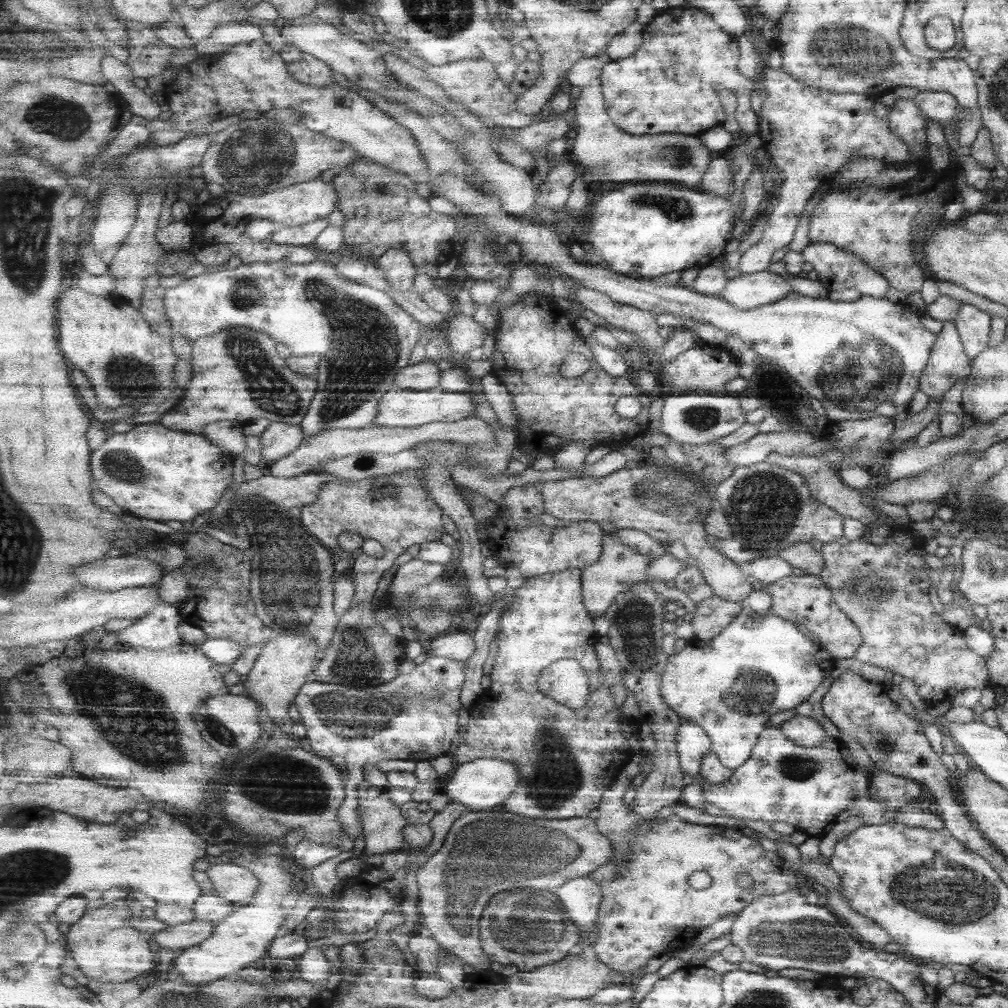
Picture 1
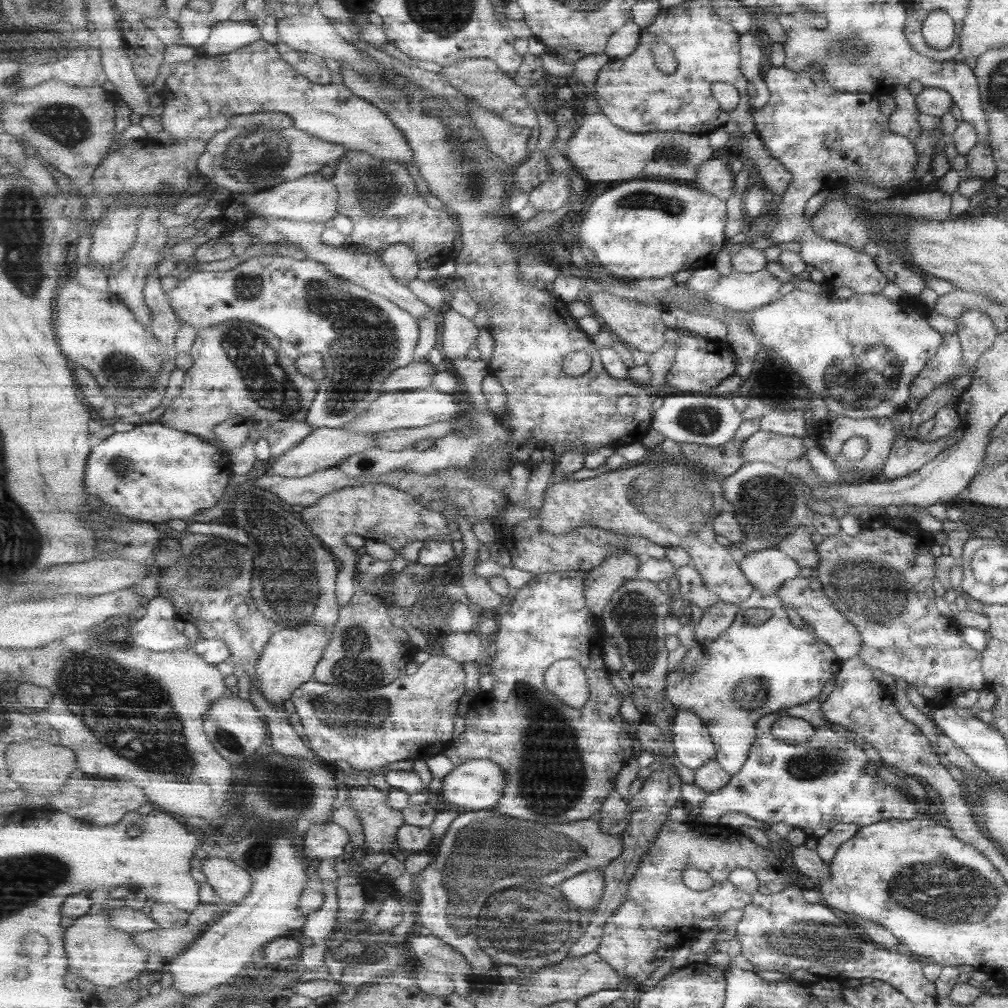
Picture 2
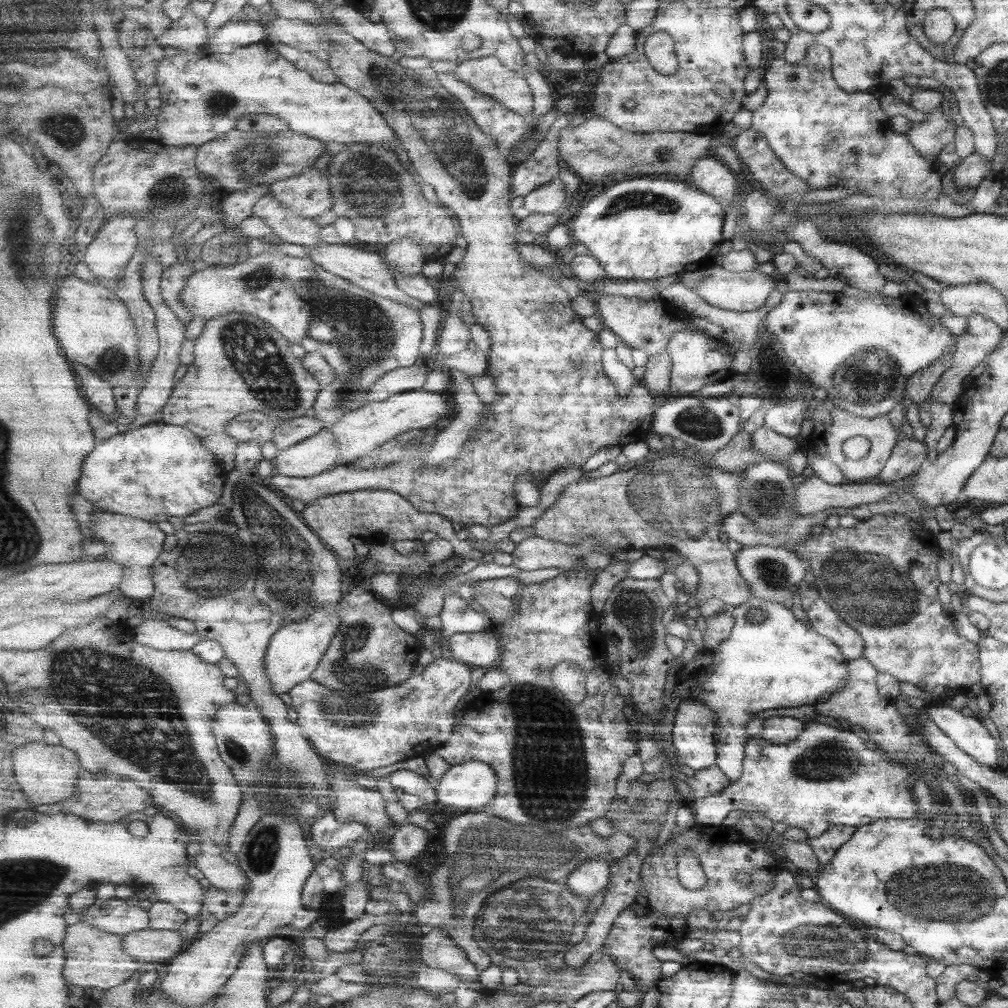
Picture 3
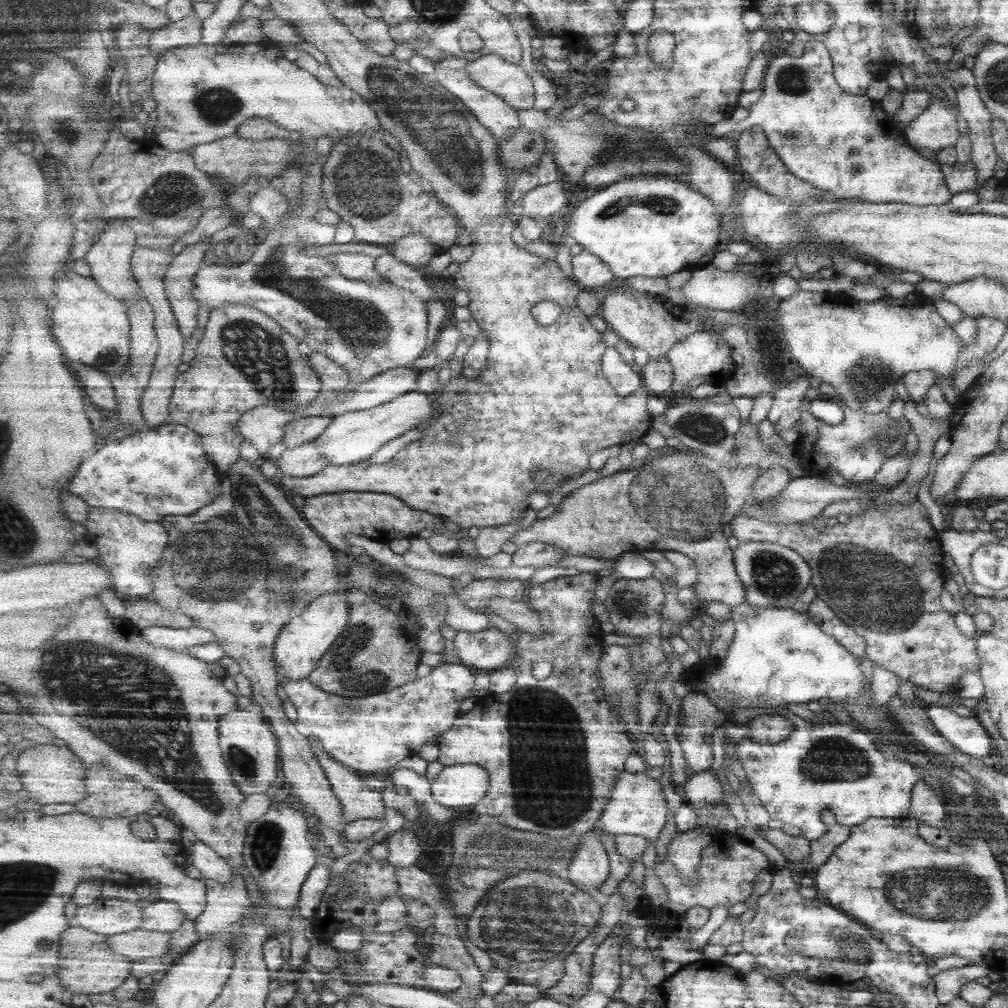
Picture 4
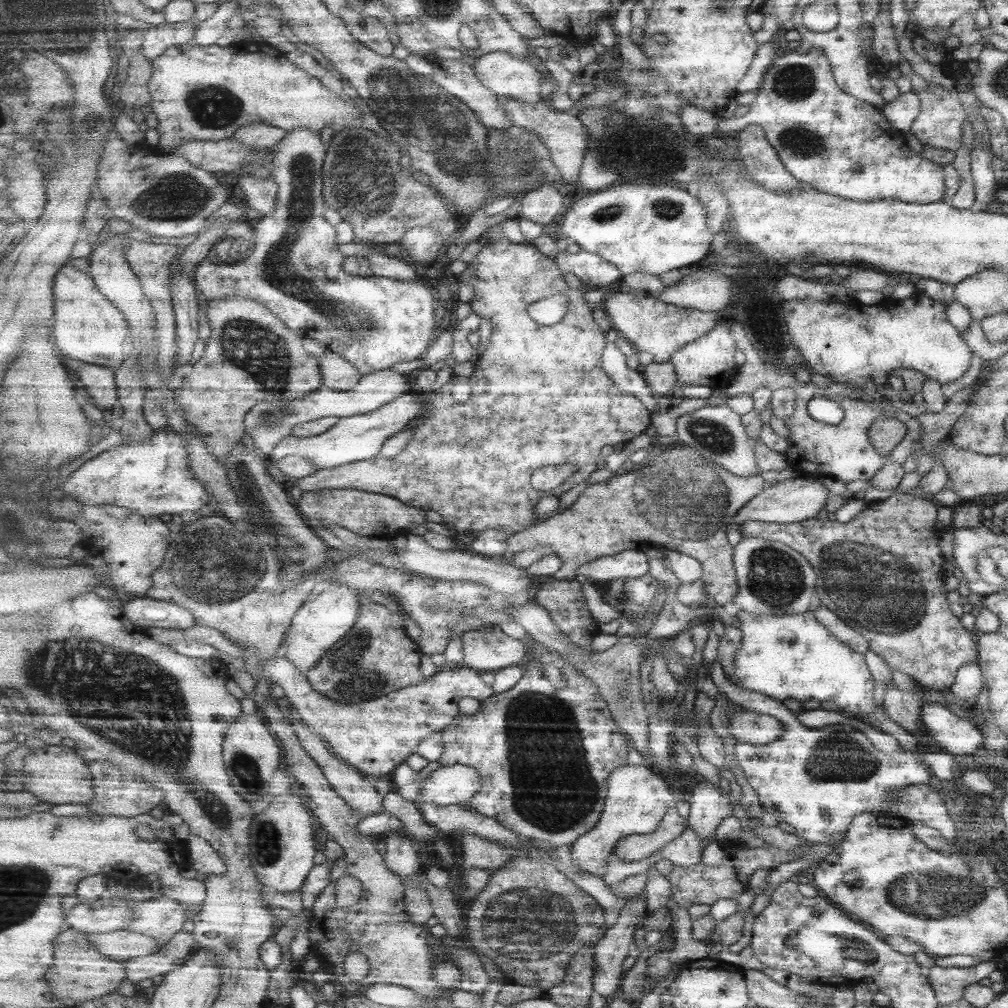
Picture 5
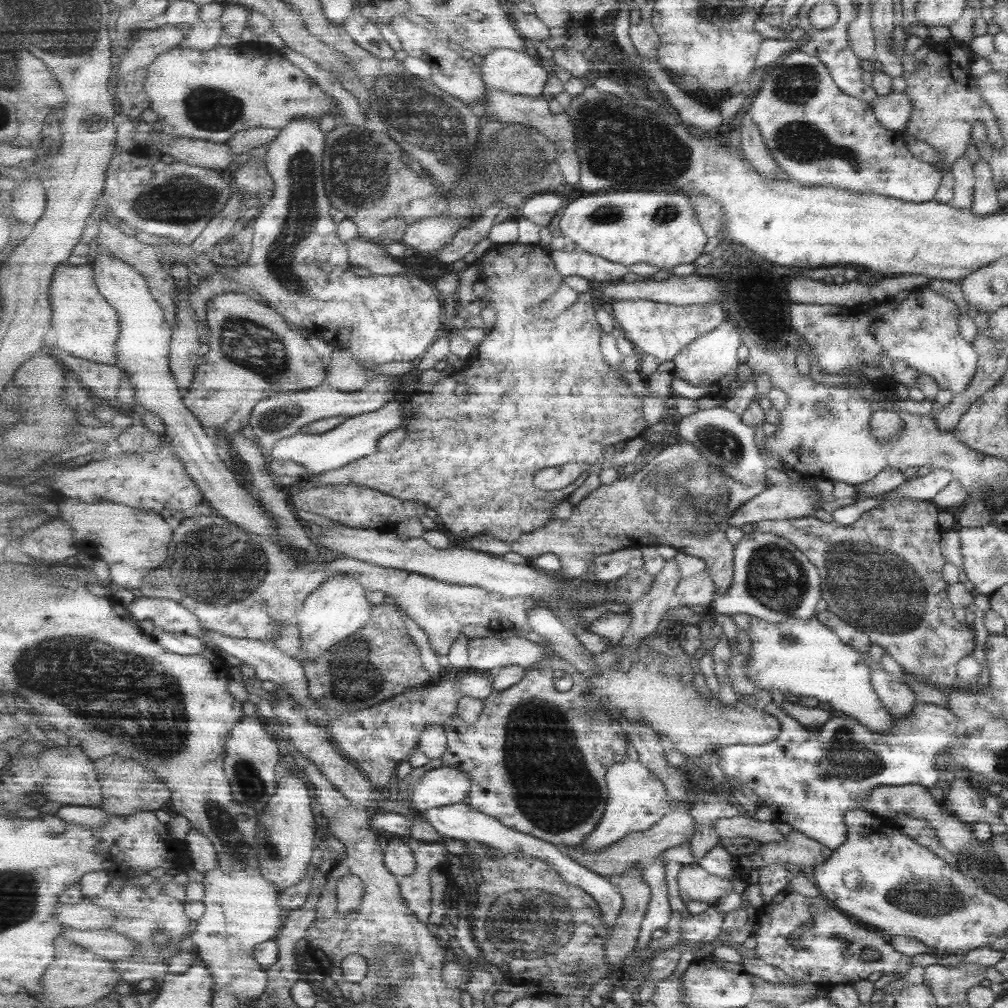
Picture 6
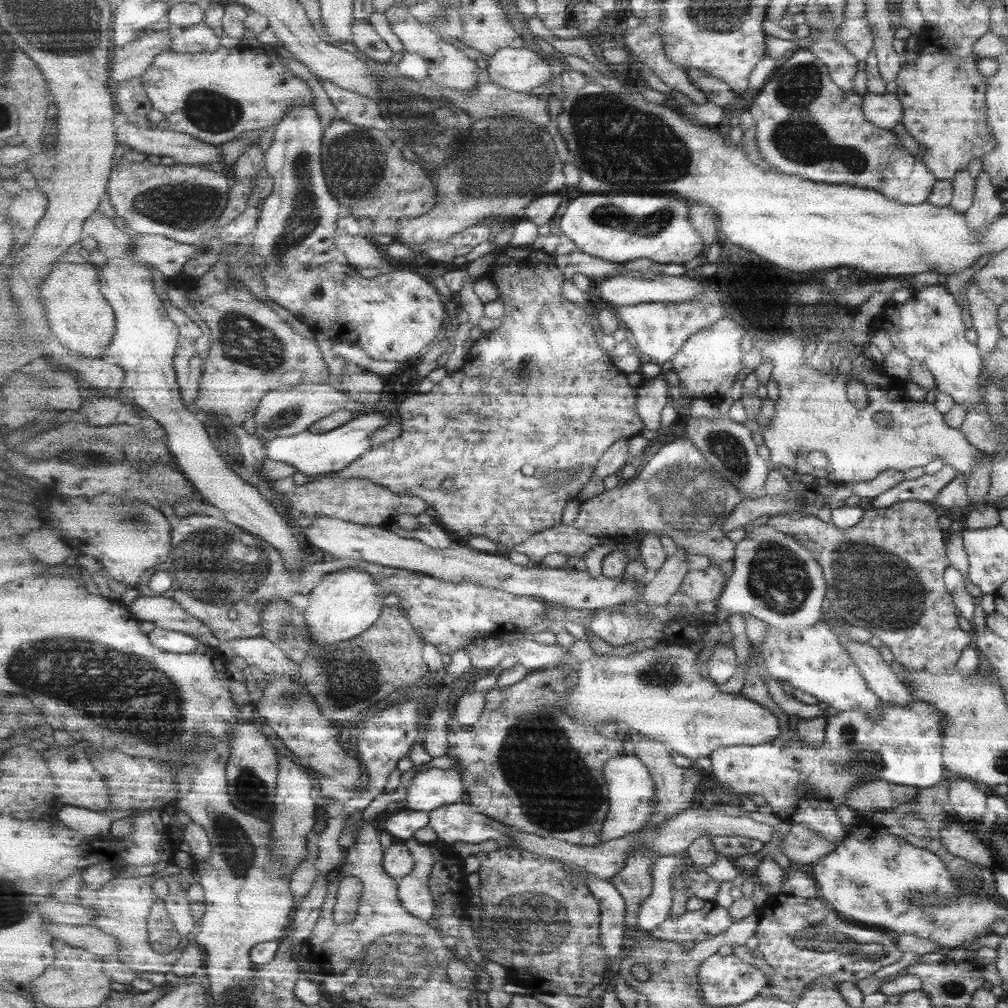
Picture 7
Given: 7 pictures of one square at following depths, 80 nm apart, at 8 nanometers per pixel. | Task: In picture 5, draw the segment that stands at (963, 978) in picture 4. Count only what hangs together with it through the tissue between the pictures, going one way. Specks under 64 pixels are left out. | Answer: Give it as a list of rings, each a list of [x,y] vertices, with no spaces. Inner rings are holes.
[[[994,961],[981,962],[970,968],[940,968],[935,965],[929,968],[925,978],[933,989],[935,1000],[943,1006],[961,999],[963,989],[967,985],[977,984],[994,970],[996,970]]]

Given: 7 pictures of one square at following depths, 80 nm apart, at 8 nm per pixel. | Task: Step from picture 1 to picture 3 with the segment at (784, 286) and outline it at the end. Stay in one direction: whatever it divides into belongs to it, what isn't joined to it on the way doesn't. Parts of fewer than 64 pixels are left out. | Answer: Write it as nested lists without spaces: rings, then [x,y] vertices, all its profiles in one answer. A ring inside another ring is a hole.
[[[710,264],[705,268],[706,278],[696,288],[695,292],[701,295],[709,304],[718,306],[723,310],[734,310],[735,312],[749,312],[761,308],[774,293],[777,284],[771,276],[754,270],[751,272],[731,272]]]

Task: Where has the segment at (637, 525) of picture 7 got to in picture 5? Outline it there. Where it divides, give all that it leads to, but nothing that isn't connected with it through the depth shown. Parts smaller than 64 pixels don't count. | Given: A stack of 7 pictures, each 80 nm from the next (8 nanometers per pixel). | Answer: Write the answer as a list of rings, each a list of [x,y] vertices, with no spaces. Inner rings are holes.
[[[687,445],[664,451],[655,458],[648,455],[641,463],[634,466],[635,470],[629,474],[615,474],[603,484],[590,485],[568,509],[511,535],[508,546],[512,554],[538,546],[551,547],[563,560],[563,568],[553,577],[557,580],[567,580],[575,577],[577,568],[592,564],[605,556],[613,556],[631,549],[645,551],[649,548],[664,548],[691,556],[701,562],[702,578],[705,579],[704,587],[710,603],[726,606],[733,602],[738,595],[739,585],[733,560],[733,547],[727,541],[727,524],[767,488],[768,484],[763,476],[761,474],[735,476],[725,468],[719,467],[717,462],[708,460],[695,448]]]

